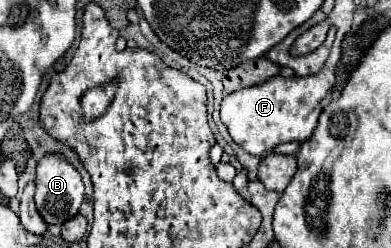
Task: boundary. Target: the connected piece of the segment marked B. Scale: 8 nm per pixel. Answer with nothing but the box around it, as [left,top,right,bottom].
[36,153,84,223]

